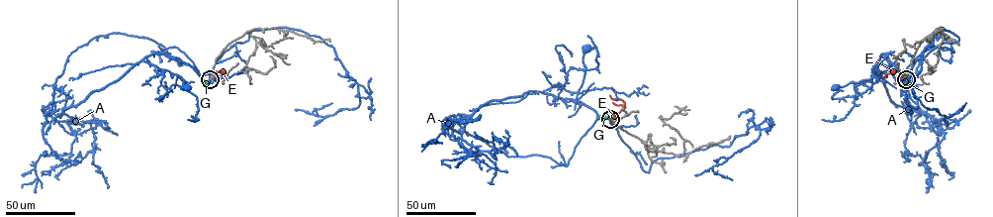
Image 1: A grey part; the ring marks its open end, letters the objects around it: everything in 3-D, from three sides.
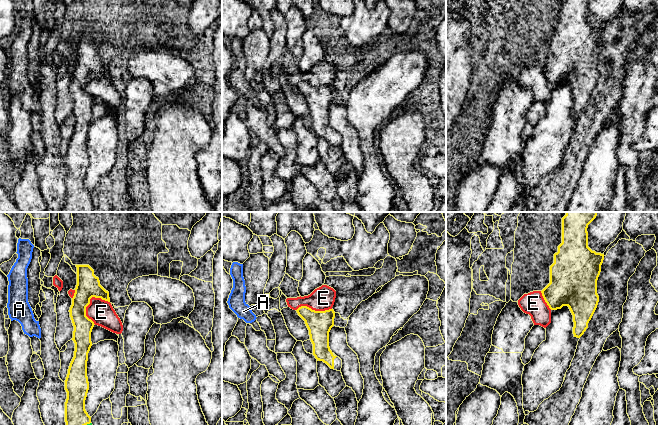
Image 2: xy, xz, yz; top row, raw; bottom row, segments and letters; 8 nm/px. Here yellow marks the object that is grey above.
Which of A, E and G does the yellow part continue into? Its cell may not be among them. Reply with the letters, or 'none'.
G

